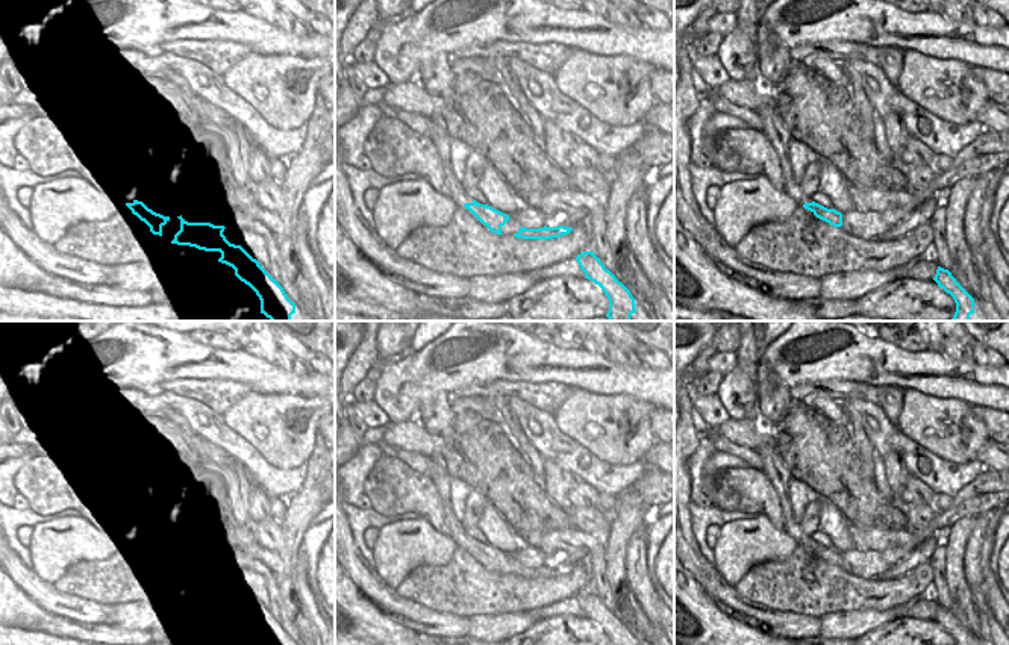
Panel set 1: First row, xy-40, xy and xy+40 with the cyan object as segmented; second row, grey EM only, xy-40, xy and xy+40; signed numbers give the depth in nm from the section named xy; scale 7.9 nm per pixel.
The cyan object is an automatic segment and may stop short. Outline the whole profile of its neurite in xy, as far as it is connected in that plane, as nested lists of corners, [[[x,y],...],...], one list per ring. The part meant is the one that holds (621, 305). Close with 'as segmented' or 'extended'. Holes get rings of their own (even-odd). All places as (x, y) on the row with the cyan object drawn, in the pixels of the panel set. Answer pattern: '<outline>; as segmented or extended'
[[[592,251],[577,254],[576,260],[585,273],[585,279],[598,285],[608,297],[609,310],[606,316],[609,321],[630,321],[630,315],[635,313],[635,298],[630,291],[604,268]]]; as segmented

